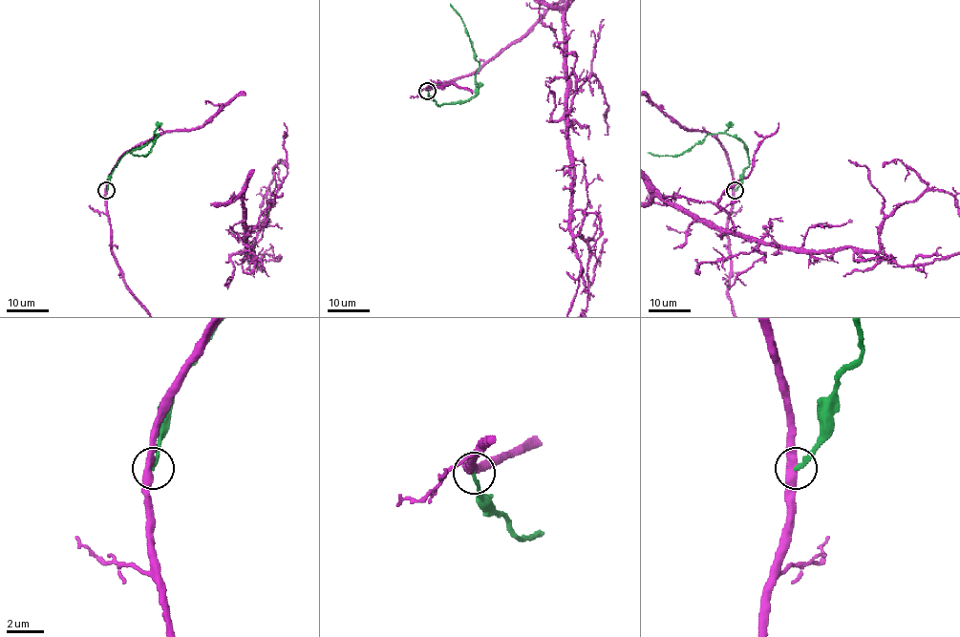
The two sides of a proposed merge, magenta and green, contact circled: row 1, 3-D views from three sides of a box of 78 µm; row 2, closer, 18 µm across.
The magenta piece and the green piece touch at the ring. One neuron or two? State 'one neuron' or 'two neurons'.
two neurons

